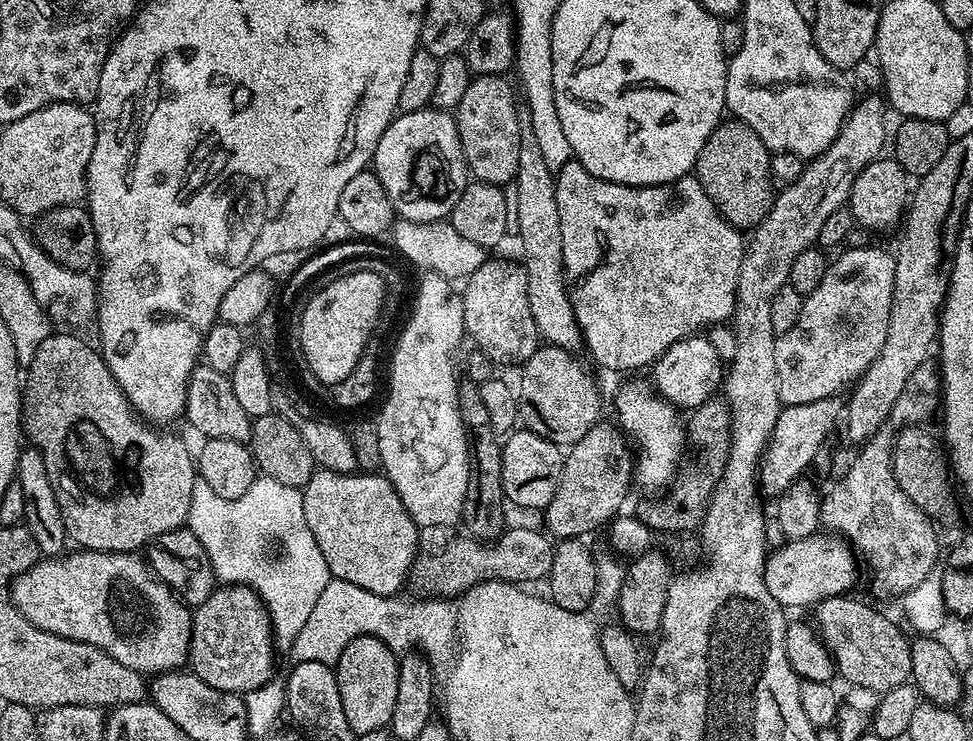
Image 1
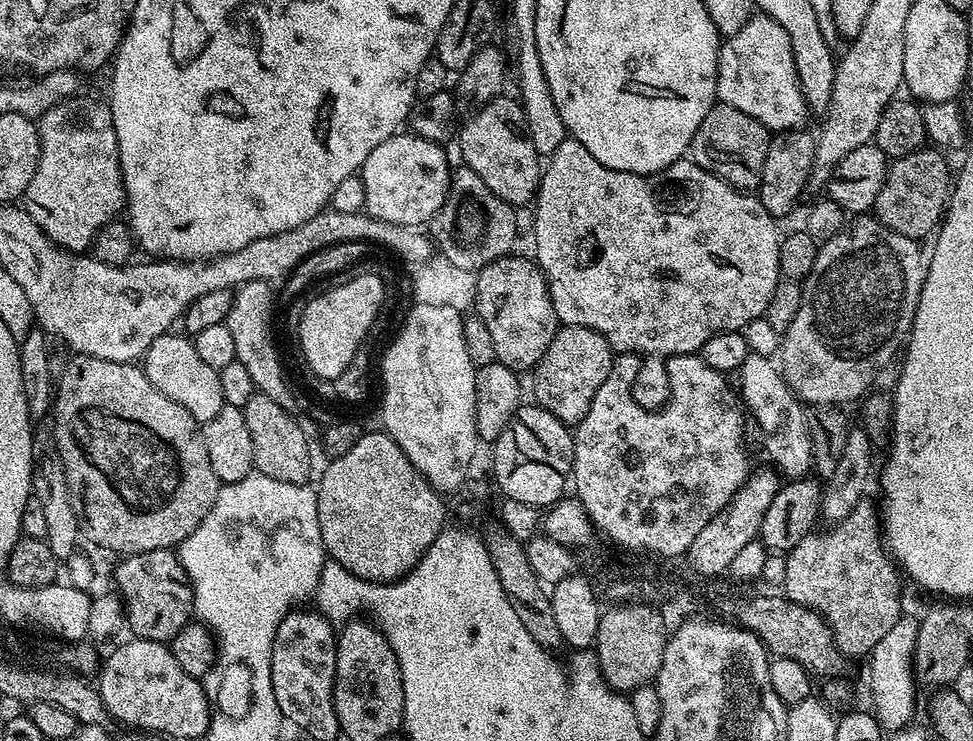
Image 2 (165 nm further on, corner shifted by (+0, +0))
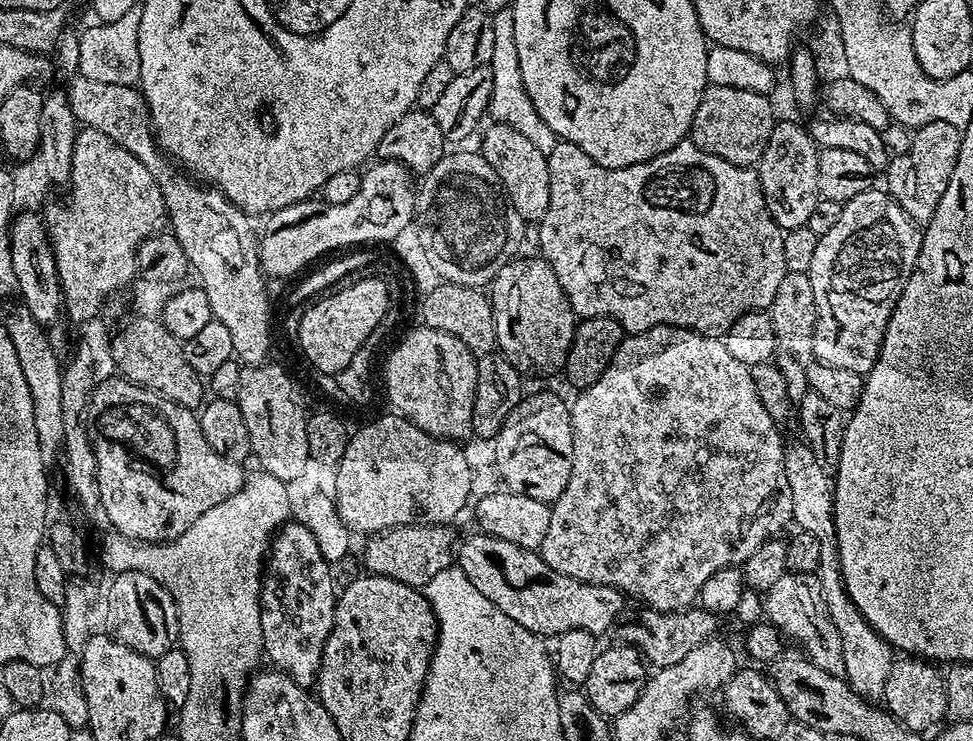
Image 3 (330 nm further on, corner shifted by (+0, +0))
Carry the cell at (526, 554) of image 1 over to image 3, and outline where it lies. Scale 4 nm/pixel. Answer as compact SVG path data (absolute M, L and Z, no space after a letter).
M665 324L654 326L645 332L634 332L625 335L623 342L618 346L614 358L606 366L604 373L591 386L583 389L579 395L580 397L574 402L571 401L570 404L572 433L574 434L574 458L570 466L570 482L566 482L566 490L562 490L562 494L557 500L551 501L550 526L546 529L546 538L542 538L538 549L541 558L551 568L558 570L558 574L566 574L570 578L578 578L582 582L614 586L619 592L623 592L629 597L641 596L645 600L643 602L645 605L655 606L661 612L675 612L681 608L689 607L697 599L698 593L702 590L703 583L712 574L726 567L743 565L744 560L750 558L750 554L754 554L754 550L758 550L758 546L762 546L768 540L779 537L781 535L780 531L792 524L794 498L790 498L790 481L786 479L786 458L784 457L786 440L780 437L780 432L782 432L781 425L776 424L774 418L770 418L770 413L762 406L762 401L758 398L758 390L754 390L754 378L752 377L751 367L738 362L738 358L734 358L734 354L730 354L730 350L726 350L723 339L715 336L704 336L700 332L691 332L689 328L675 328Z

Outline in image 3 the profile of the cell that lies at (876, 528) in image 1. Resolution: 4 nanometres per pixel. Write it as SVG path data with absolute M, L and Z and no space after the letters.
M790 572L782 574L768 592L763 593L764 615L767 623L773 624L781 637L793 640L799 651L814 666L822 666L826 674L843 676L846 670L842 660L842 645L839 641L838 630L830 622L830 614L826 610L826 602L822 602L820 584L811 572Z

